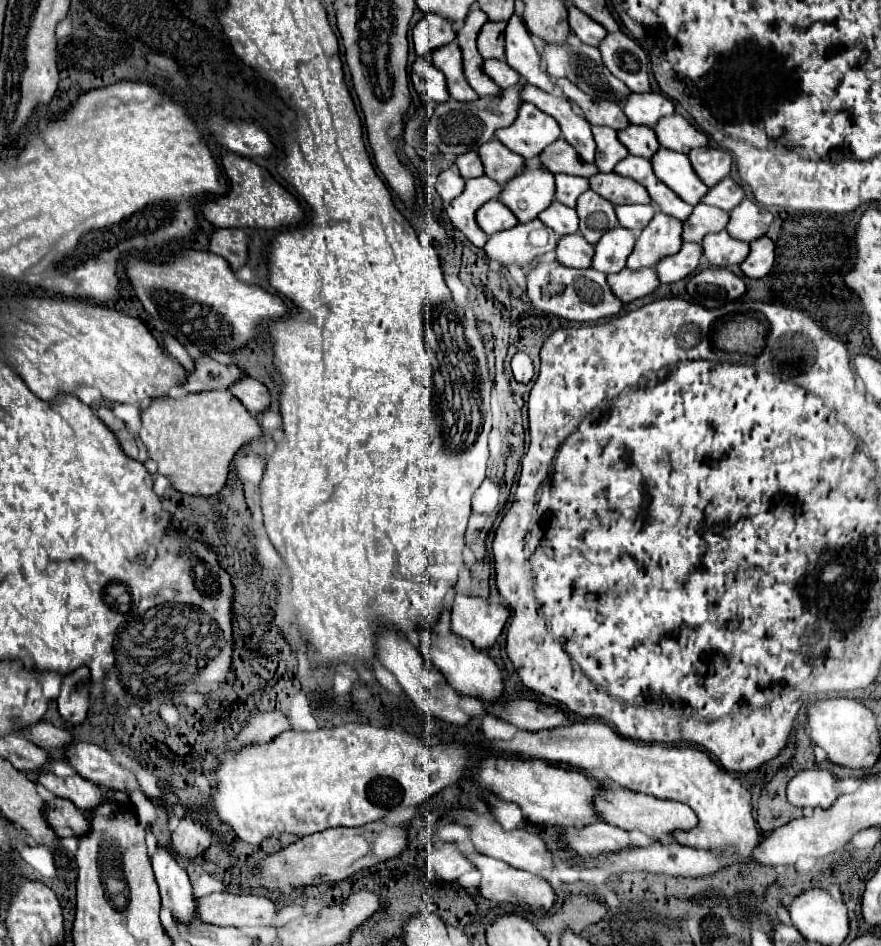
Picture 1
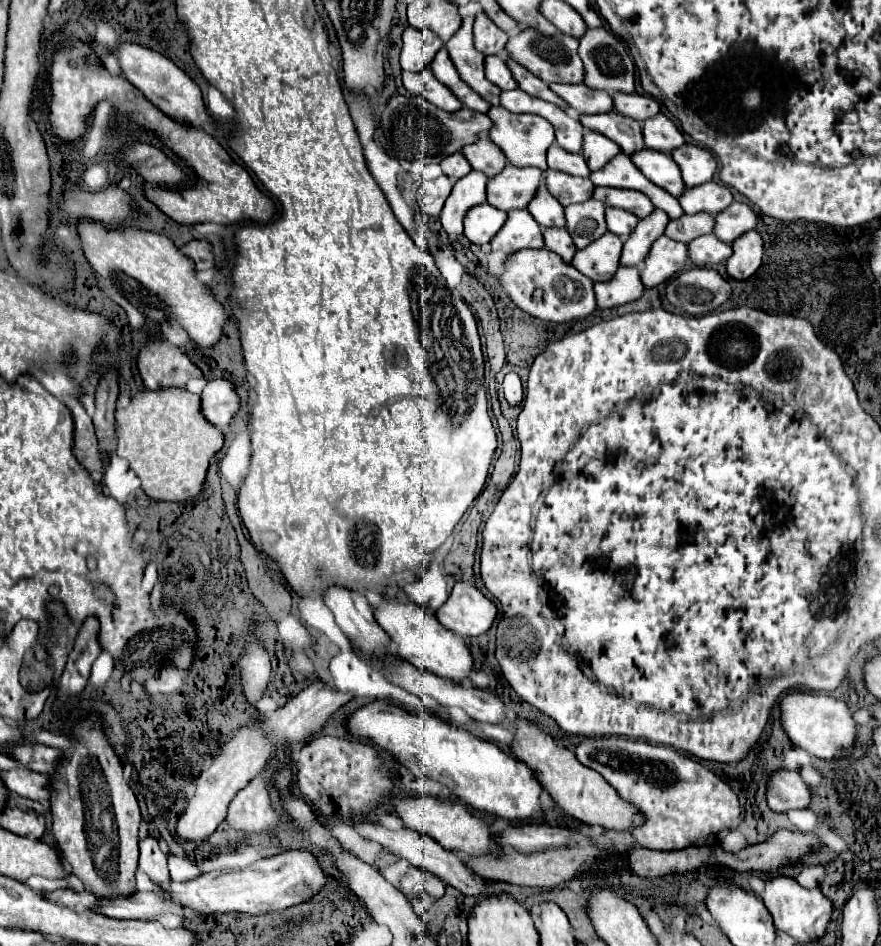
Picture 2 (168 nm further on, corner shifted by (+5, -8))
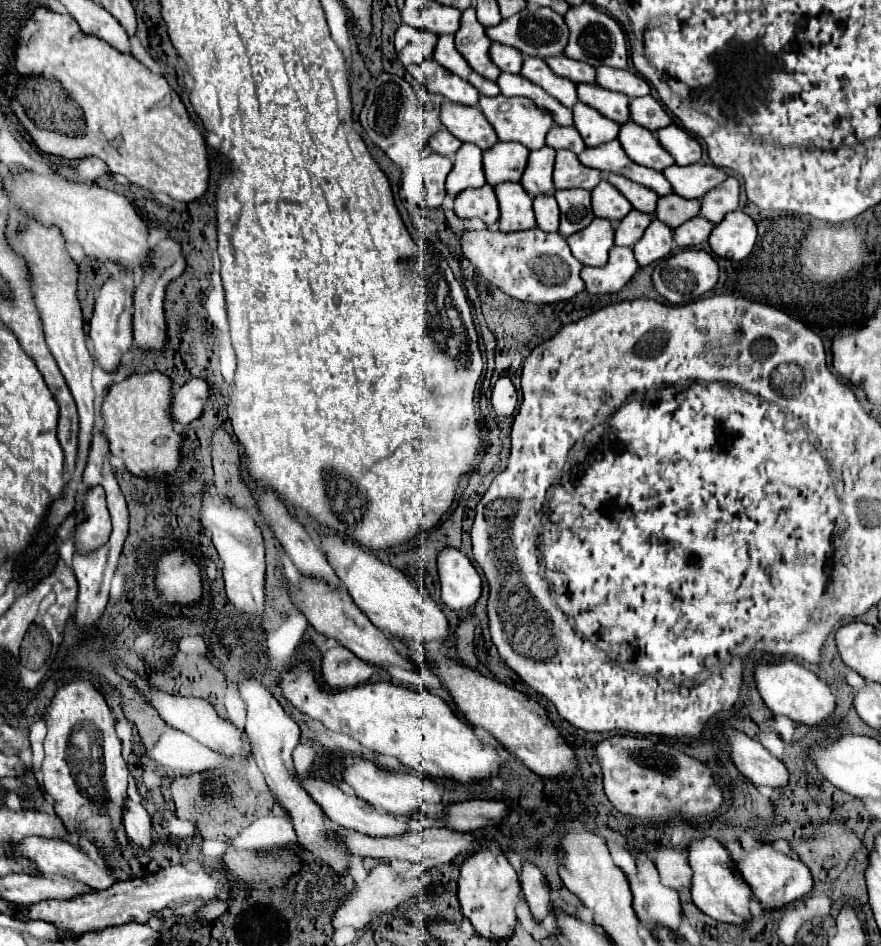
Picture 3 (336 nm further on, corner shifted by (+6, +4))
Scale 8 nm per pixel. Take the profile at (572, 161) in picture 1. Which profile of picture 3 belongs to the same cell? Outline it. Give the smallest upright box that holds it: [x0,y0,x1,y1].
[546,125,586,155]

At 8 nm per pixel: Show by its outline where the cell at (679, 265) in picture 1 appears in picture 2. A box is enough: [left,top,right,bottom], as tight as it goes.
[641,235,687,287]

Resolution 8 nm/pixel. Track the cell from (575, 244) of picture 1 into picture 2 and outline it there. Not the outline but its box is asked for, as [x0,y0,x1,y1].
[543,227,575,263]

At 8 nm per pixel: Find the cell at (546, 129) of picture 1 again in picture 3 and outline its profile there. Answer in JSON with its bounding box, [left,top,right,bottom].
[480,95,554,151]

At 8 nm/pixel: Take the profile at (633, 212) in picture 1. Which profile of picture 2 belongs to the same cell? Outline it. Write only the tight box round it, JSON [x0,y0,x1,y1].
[605,207,639,241]

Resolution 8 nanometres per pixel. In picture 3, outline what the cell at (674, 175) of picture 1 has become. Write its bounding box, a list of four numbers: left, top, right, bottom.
[618,123,674,171]

